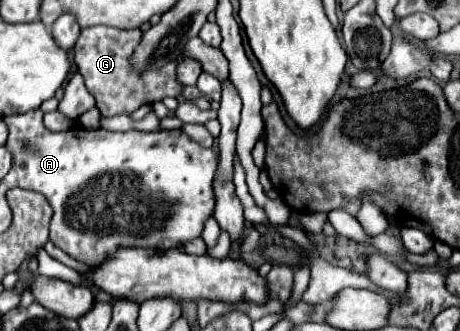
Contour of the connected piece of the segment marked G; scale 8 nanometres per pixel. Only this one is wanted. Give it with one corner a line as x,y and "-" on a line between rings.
89,27
81,29
81,35
73,47
75,65
85,79
89,93
95,97
101,115
111,117
119,113
131,113
141,105
151,105
155,101
163,101
165,97
181,97
183,85
177,81
177,61
161,67
161,69
145,69
139,73
131,65
131,55
135,47
141,43
141,29
113,29
113,27

